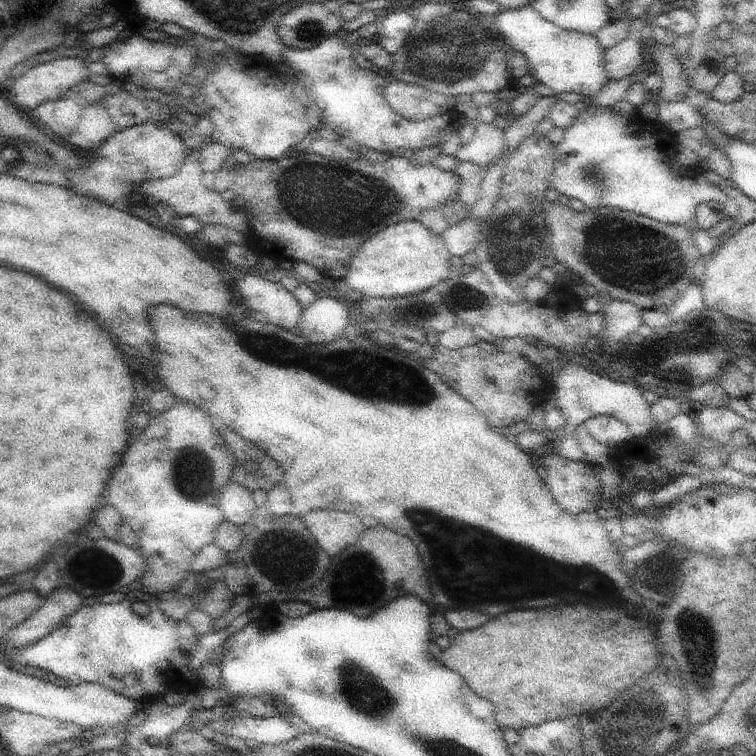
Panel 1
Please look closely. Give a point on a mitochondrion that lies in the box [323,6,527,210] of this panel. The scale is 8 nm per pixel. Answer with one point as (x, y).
(450, 51)

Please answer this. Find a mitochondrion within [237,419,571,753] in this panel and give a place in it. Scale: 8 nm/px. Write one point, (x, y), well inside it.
(366, 693)

